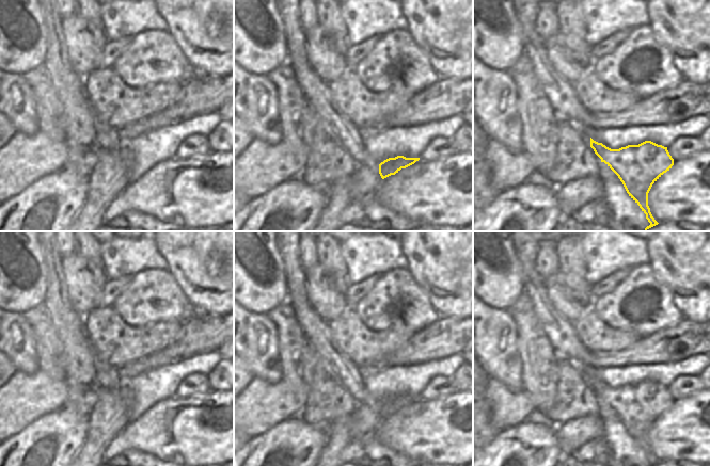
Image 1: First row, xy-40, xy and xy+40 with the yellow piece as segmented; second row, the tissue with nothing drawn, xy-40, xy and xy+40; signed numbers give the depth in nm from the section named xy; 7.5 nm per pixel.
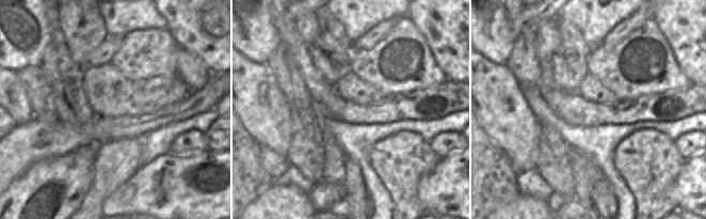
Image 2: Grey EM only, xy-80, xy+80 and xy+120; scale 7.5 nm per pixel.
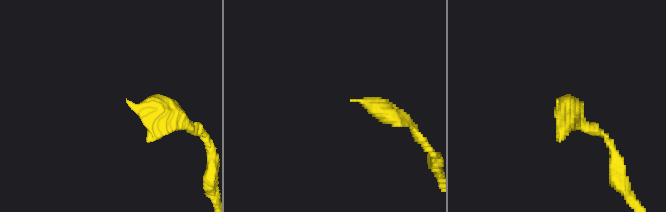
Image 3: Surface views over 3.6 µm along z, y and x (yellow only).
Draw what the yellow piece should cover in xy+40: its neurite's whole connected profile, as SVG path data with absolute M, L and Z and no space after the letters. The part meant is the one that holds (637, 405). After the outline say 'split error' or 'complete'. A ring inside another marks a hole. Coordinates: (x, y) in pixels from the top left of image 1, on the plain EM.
M522 268L524 278L524 292L528 295L535 315L550 340L552 347L561 358L566 358L571 367L579 371L586 383L593 388L597 398L597 403L604 401L620 418L629 435L640 445L650 462L647 466L653 466L659 462L654 459L648 445L648 432L652 423L674 404L674 398L669 393L667 386L658 384L651 380L645 380L638 384L628 384L619 388L611 388L594 380L590 372L595 369L590 366L590 352L582 344L573 324L566 320L551 304L546 289L546 279L536 269L527 273Z; split error

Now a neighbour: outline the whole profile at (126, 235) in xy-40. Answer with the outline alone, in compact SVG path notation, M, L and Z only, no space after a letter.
M113 231L116 237L122 237L124 239L139 239L143 235L146 235L146 231Z

